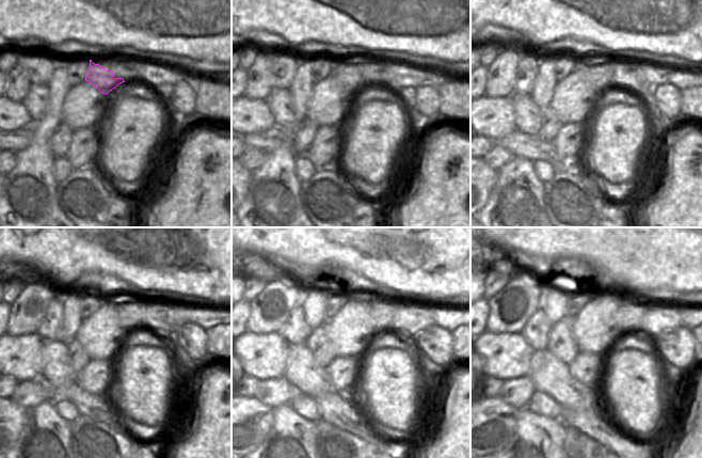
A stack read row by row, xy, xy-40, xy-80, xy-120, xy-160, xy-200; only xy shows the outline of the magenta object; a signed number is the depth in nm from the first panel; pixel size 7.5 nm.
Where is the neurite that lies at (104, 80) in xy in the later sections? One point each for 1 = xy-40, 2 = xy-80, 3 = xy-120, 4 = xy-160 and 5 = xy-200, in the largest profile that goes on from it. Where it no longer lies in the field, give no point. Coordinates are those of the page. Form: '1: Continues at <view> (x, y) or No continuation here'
1: Continues at xy-40 (350, 77)
2: Continues at xy-80 (601, 79)
3: Continues at xy-120 (130, 312)
4: Continues at xy-160 (382, 311)
5: Continues at xy-200 (628, 316)

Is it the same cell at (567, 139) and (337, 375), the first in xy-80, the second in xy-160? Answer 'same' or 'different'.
same

